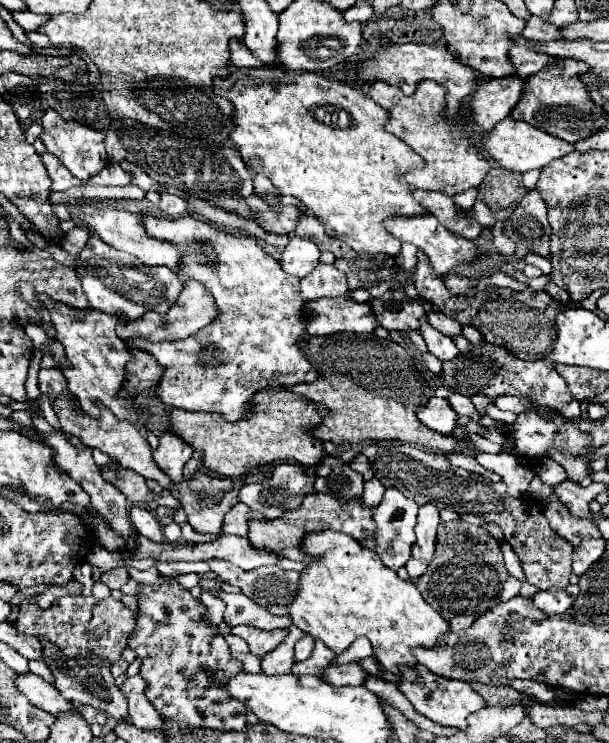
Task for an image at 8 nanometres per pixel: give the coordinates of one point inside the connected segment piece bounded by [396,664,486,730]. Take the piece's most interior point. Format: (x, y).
(445, 701)

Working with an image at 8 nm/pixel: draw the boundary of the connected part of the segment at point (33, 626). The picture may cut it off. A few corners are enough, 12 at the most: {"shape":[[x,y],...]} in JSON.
{"shape":[[112,596],[24,600],[16,628],[116,662],[136,626]]}

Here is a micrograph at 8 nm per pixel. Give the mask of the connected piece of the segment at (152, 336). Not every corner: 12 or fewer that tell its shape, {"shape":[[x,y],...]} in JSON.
{"shape":[[188,279],[168,312],[116,326],[120,338],[188,338],[216,318],[208,290]]}

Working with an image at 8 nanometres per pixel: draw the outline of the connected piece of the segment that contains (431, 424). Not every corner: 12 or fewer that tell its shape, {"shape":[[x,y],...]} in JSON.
{"shape":[[430,398],[416,412],[424,426],[452,434],[458,414],[444,398]]}

